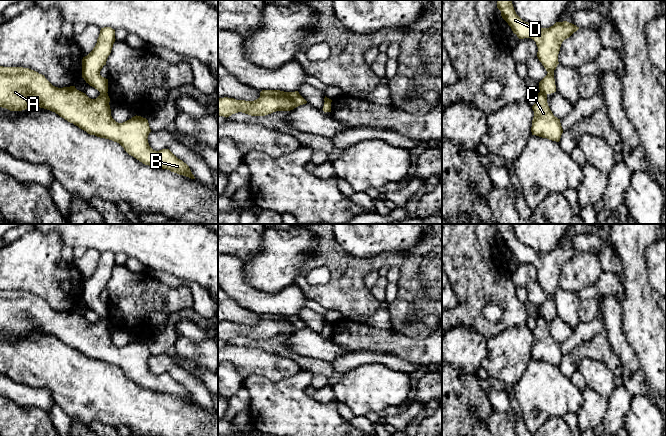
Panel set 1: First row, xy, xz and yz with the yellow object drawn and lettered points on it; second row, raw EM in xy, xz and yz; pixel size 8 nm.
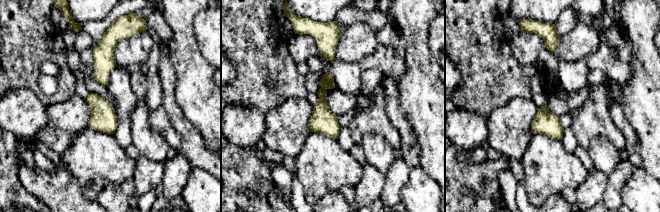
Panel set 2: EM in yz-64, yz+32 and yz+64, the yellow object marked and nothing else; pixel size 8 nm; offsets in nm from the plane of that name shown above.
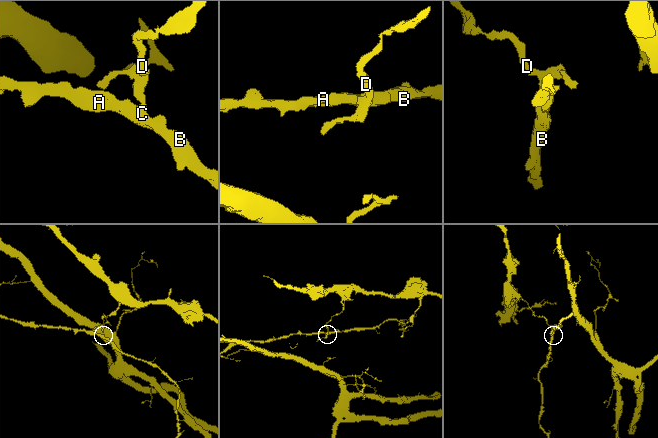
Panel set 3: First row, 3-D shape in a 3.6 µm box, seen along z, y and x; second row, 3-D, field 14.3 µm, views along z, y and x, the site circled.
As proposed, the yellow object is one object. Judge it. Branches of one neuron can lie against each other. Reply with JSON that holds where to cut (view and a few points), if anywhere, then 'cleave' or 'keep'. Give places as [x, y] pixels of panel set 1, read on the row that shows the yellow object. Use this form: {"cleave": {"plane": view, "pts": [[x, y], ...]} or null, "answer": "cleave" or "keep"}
{"cleave": {"plane": "xy", "pts": [[100, 92], [106, 93]]}, "answer": "cleave"}

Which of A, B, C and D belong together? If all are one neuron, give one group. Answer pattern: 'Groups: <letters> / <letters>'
Groups: A B C / D

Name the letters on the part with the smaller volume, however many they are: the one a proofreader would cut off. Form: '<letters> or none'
A, B, C

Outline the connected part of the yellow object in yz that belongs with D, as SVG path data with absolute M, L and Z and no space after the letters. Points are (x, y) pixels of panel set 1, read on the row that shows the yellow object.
M497 0L497 8L502 18L511 27L519 39L531 38L538 47L537 57L547 75L539 82L540 92L551 94L556 92L554 70L558 62L558 54L562 42L569 38L579 27L567 21L556 22L549 28L536 27L523 21L515 12L511 0Z

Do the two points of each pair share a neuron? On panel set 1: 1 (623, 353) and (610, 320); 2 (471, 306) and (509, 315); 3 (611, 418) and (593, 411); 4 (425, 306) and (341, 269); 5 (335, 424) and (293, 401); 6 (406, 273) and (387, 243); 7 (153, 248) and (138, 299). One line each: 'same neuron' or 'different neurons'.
1: same neuron
2: same neuron
3: different neurons
4: same neuron
5: same neuron
6: different neurons
7: different neurons

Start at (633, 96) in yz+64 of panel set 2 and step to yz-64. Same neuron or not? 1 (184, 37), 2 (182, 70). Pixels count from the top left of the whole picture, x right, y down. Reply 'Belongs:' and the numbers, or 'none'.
Belongs: 1, 2

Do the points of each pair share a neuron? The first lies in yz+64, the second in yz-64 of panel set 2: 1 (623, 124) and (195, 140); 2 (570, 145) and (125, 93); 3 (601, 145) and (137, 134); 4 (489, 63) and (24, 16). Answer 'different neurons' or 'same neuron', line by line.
1: same neuron
2: same neuron
3: same neuron
4: same neuron

